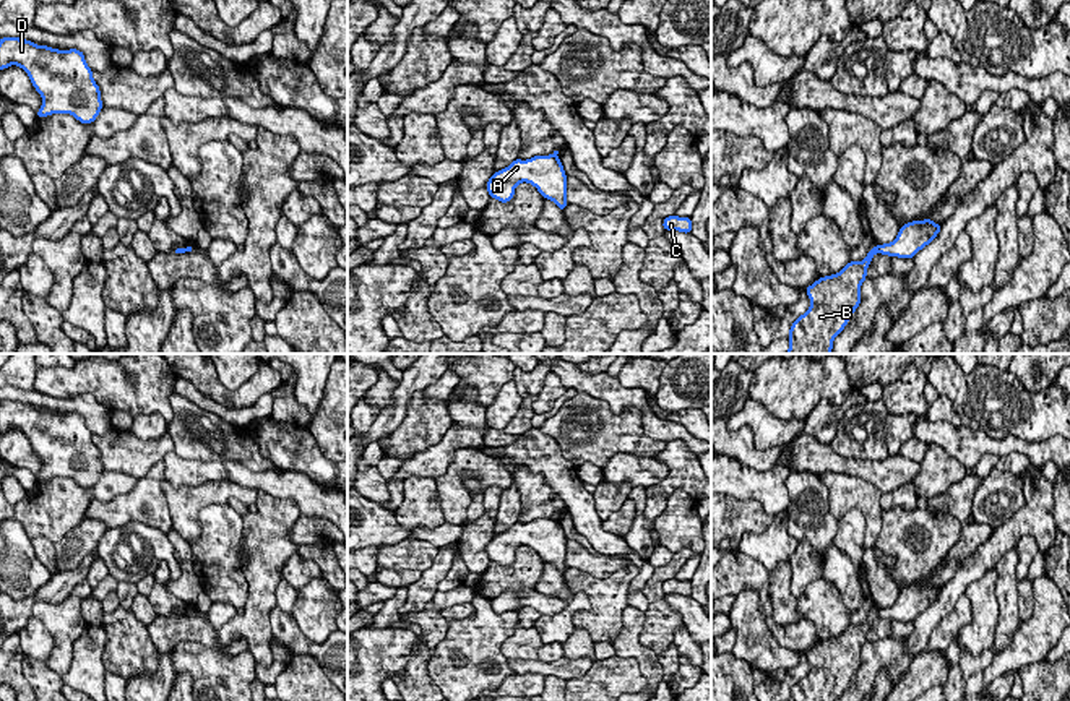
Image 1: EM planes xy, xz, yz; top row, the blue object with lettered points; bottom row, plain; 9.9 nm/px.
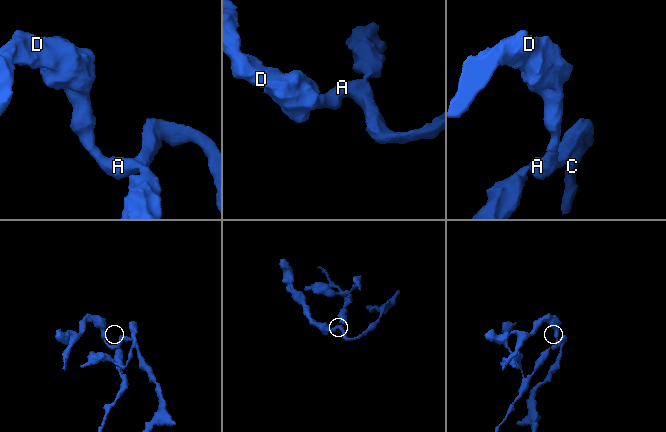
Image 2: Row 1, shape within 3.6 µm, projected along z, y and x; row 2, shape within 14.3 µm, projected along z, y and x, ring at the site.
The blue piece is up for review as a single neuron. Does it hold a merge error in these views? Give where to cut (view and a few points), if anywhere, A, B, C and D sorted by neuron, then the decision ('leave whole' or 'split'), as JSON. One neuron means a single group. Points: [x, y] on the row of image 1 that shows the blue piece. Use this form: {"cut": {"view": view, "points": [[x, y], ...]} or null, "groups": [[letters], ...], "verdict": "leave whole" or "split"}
{"cut": {"view": "yz", "points": [[874, 247], [877, 250]]}, "groups": [["A", "C", "D"], ["B"]], "verdict": "split"}

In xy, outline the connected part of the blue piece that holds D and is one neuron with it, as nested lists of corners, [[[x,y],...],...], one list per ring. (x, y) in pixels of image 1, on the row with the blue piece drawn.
[[[19,37],[0,39],[0,70],[10,65],[23,68],[42,97],[37,118],[52,114],[71,114],[78,122],[93,123],[101,109],[101,89],[93,70],[78,49],[58,50]]]

